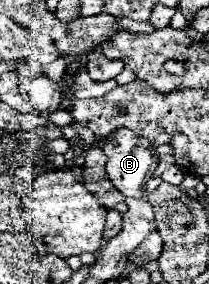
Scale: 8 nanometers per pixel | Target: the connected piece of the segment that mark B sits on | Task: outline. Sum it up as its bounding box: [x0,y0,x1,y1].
[102,129,158,197]

